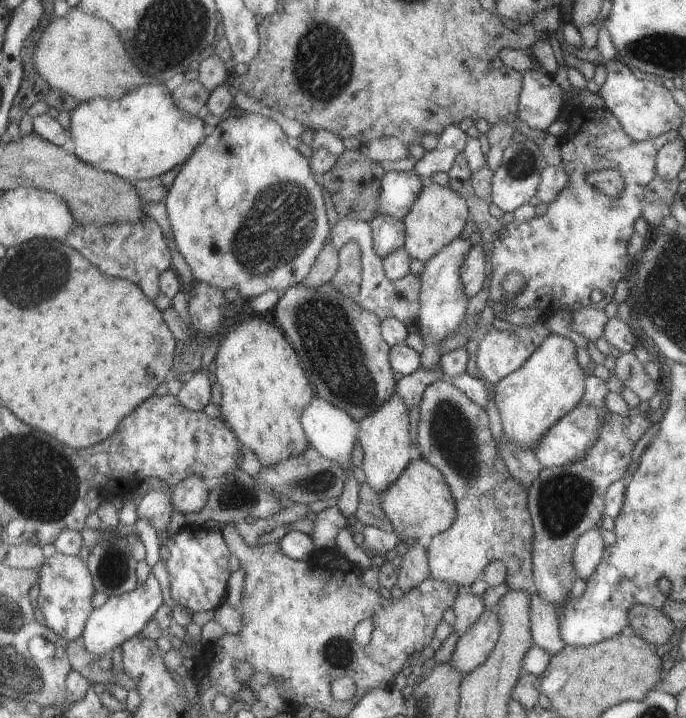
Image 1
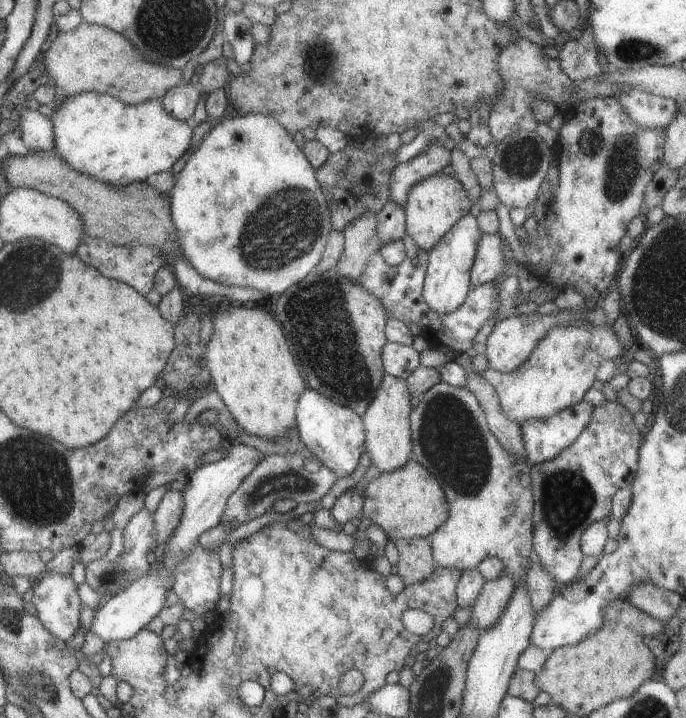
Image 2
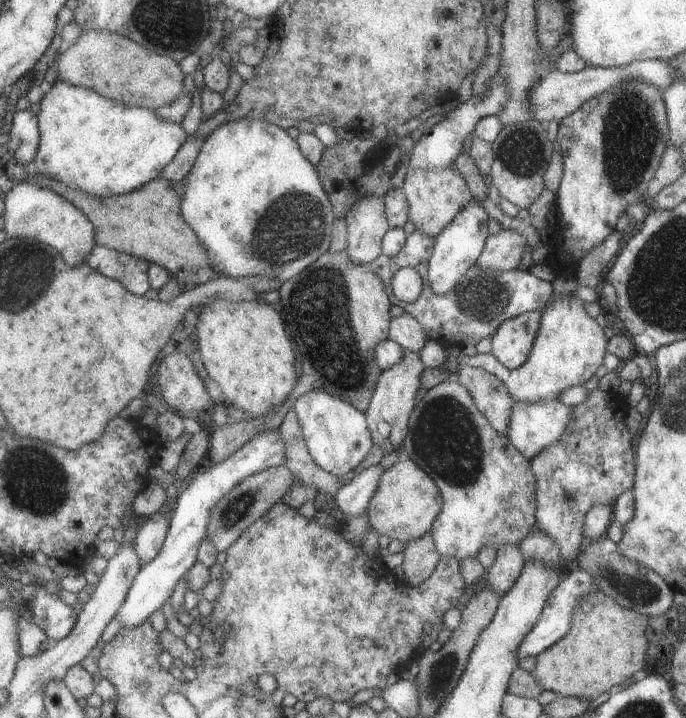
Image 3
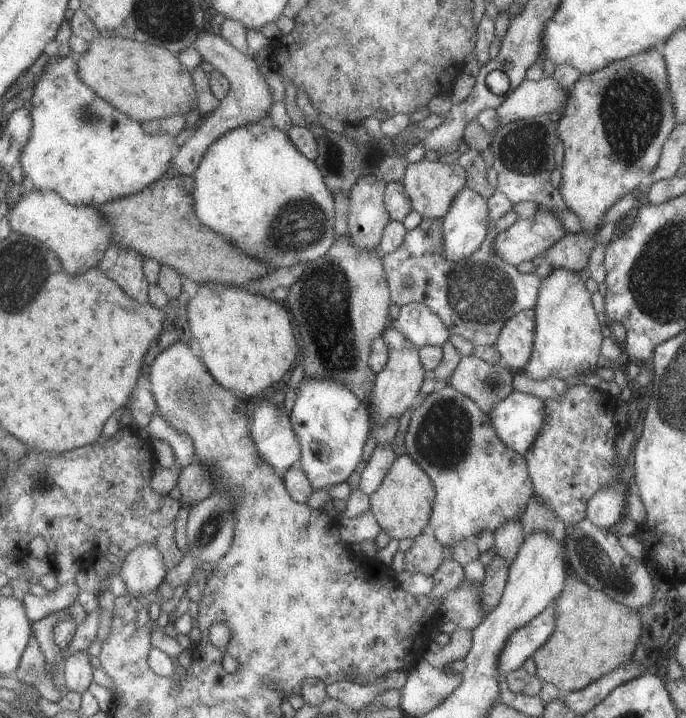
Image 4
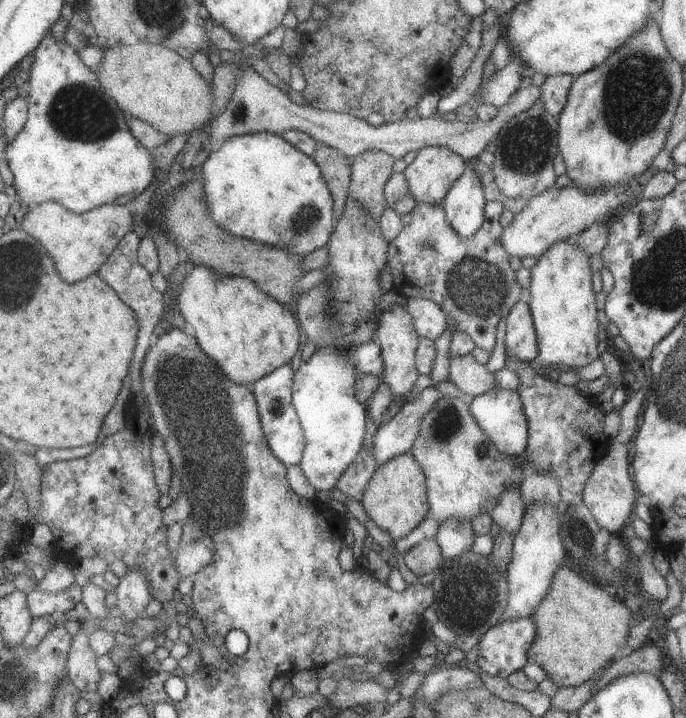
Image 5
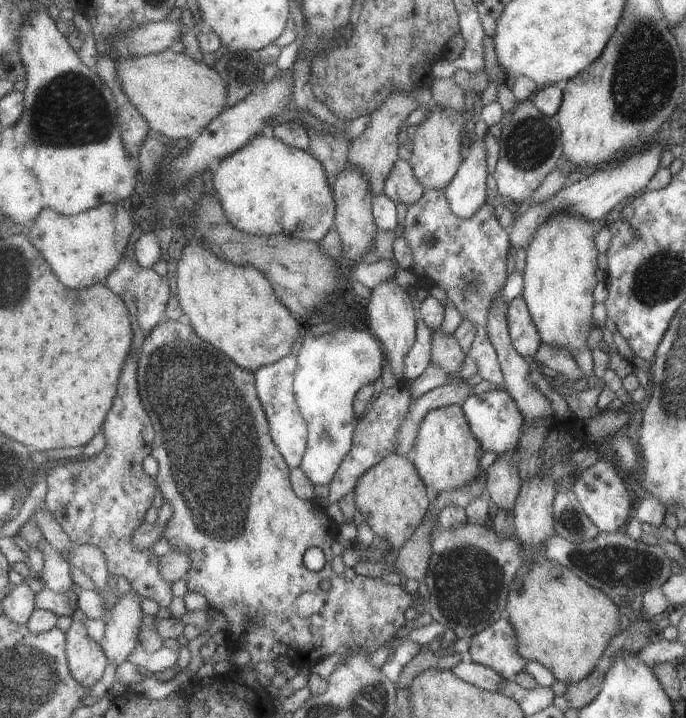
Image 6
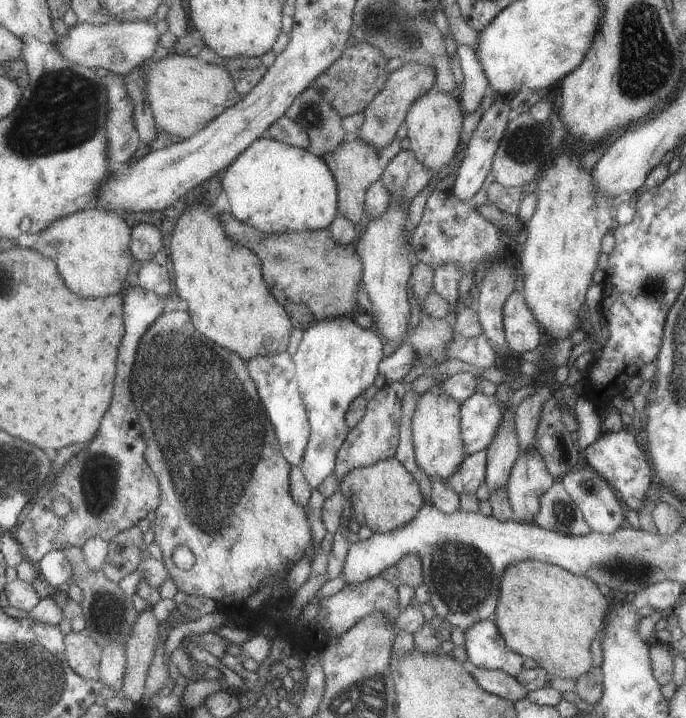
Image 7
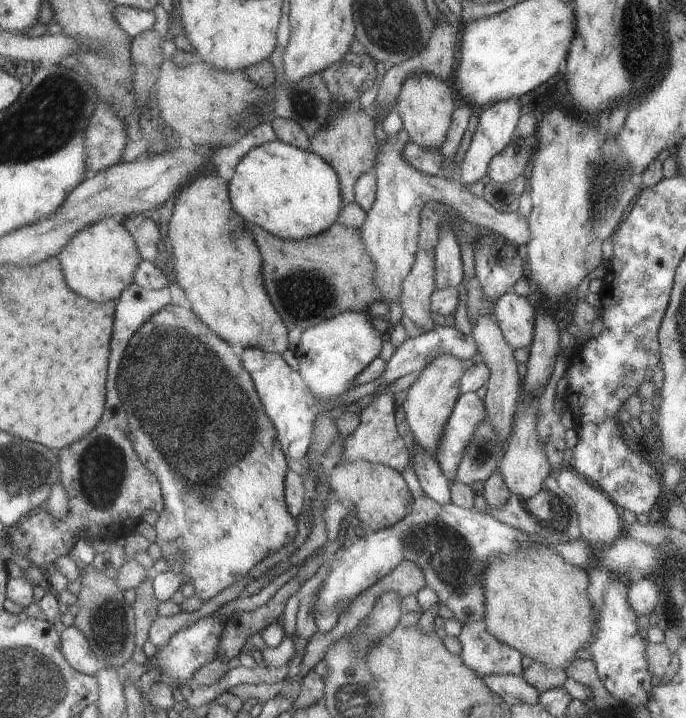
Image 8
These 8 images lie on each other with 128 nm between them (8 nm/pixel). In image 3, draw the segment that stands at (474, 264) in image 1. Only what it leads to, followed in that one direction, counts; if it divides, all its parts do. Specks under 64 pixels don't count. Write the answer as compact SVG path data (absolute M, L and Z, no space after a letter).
M502 229L497 235L488 235L477 264L484 268L507 271L520 268L526 250L526 238L512 229Z

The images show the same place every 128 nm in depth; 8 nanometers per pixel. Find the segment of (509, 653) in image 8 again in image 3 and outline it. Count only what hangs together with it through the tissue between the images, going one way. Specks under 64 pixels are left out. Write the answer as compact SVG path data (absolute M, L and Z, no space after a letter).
M575 568L565 580L560 581L560 584L551 592L547 598L543 611L537 620L537 623L532 627L532 630L521 640L520 646L517 648L516 656L518 662L527 656L539 655L543 650L550 648L557 640L564 638L564 635L571 627L571 618L573 608L576 606L578 599L585 594L600 591L597 588L594 579L580 568Z

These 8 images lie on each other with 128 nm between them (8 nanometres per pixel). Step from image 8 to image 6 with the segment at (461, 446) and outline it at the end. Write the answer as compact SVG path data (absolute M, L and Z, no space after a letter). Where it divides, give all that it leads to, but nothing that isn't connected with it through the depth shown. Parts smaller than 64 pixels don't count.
M506 390L485 391L472 394L461 404L466 415L470 430L486 453L502 454L517 450L517 442L525 418L518 410L516 402Z

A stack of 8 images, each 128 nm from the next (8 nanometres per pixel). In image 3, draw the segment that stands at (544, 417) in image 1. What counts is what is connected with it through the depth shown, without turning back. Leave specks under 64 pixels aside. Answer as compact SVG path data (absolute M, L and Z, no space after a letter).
M574 293L561 294L561 299L549 300L541 312L540 326L528 360L517 369L506 368L492 353L478 353L476 364L497 376L516 401L557 400L564 387L583 386L603 364L609 341L596 319L586 313L584 303Z

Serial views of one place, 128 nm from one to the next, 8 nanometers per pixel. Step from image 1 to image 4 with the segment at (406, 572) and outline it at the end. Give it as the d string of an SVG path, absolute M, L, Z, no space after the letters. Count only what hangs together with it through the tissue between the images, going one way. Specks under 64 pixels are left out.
M419 534L413 545L405 550L405 570L433 576L446 555L445 546L435 536Z

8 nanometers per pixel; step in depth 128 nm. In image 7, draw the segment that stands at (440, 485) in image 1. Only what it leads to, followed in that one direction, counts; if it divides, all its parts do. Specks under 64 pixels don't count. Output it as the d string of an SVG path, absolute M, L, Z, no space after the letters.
M394 456L376 461L367 467L352 469L341 478L338 488L345 497L356 496L361 521L368 525L373 533L385 533L404 526L416 516L425 503L418 484L419 482Z

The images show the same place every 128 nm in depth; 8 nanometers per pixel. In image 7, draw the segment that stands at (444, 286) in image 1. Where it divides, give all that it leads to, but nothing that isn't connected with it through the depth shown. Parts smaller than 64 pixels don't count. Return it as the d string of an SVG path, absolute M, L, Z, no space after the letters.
M495 100L490 109L481 116L477 128L473 131L470 141L465 148L464 159L458 170L456 180L450 192L454 193L461 201L468 202L482 188L488 172L492 171L494 155L499 147L499 142L504 136L507 124L513 112L506 102Z

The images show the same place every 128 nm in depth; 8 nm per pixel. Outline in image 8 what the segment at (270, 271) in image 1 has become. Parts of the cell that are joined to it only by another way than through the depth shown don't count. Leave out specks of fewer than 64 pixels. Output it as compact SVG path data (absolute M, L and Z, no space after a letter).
M270 141L252 148L237 164L229 181L229 197L234 210L248 222L284 240L302 240L328 230L342 212L342 196L338 173L331 164L314 152L282 141Z

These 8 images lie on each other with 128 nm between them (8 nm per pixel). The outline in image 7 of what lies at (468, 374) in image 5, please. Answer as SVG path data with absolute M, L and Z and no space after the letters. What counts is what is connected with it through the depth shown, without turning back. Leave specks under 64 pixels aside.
M419 261L416 265L414 265L411 279L409 280L409 282L412 282L412 292L414 292L413 296L416 297L417 303L421 306L421 315L418 324L403 338L402 343L406 343L412 346L412 348L423 361L416 368L411 368L408 374L400 380L400 382L404 385L412 383L416 378L423 374L426 369L446 361L444 359L444 348L446 348L446 345L451 340L452 335L455 332L453 326L451 326L445 318L439 319L430 316L426 312L425 300L433 290L434 271L435 270L429 264Z

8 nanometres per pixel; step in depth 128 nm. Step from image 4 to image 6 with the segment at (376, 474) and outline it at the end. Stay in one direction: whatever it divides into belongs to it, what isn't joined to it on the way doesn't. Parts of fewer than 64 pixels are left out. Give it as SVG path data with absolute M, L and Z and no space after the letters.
M466 382L448 383L412 400L398 433L396 453L404 456L412 453L420 421L429 410L446 405L461 405L466 397L473 394L473 387Z

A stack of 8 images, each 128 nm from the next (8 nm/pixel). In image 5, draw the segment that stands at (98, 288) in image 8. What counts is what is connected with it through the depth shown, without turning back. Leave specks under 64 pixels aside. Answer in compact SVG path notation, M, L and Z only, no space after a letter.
M54 201L43 202L25 216L21 226L32 239L36 239L54 261L62 280L75 283L99 272L120 240L133 227L133 218L127 205L105 204L78 214Z

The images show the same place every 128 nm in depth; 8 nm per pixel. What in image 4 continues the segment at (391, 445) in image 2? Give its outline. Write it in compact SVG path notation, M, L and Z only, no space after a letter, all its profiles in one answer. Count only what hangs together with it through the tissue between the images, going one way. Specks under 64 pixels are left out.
M388 327L382 333L381 339L388 347L389 357L384 368L377 372L373 386L373 400L370 404L370 412L374 412L372 420L378 426L383 426L390 416L400 418L406 410L414 406L420 395L422 383L428 376L423 367L421 350L417 349L403 332L396 327Z

